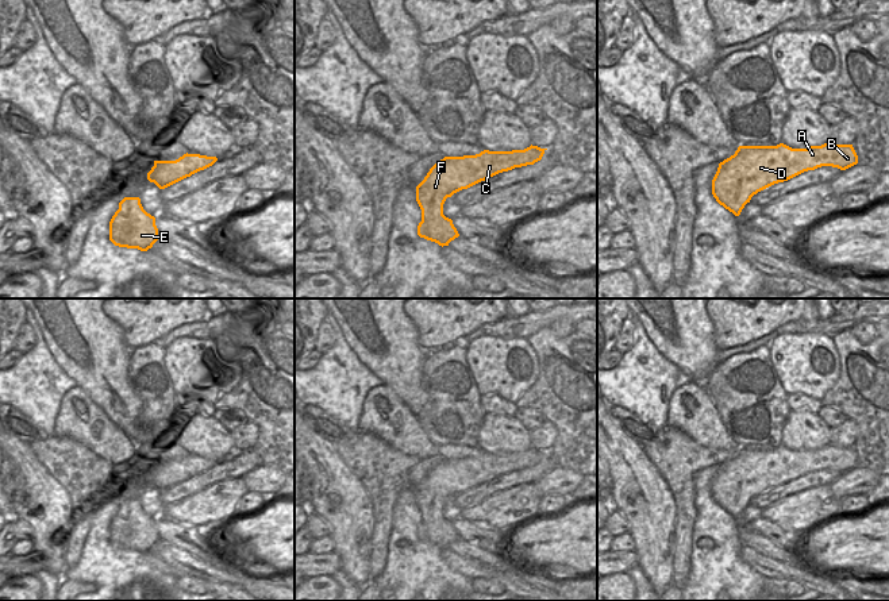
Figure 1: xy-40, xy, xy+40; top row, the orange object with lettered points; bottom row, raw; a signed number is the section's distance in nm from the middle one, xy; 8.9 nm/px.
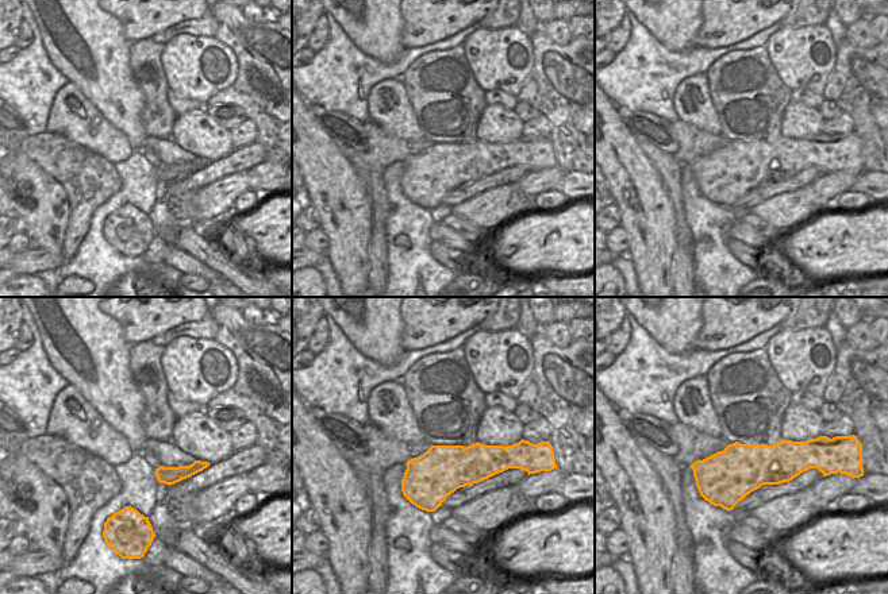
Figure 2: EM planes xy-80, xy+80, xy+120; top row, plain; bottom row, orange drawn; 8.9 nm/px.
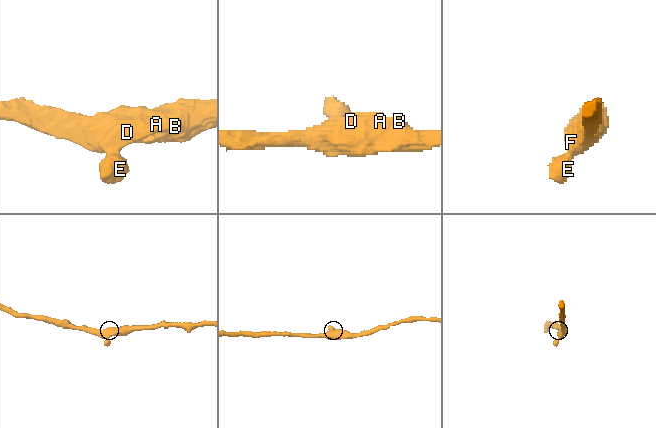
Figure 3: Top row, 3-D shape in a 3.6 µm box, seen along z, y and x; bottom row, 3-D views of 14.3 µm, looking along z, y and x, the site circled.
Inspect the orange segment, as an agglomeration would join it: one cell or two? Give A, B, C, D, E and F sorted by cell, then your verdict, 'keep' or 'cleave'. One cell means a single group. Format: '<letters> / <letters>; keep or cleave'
A B C D E F; keep

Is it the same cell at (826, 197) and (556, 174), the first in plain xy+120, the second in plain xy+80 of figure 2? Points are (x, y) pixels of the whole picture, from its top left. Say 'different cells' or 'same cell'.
same cell

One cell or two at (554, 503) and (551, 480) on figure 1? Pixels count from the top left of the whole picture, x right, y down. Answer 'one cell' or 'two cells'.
two cells

